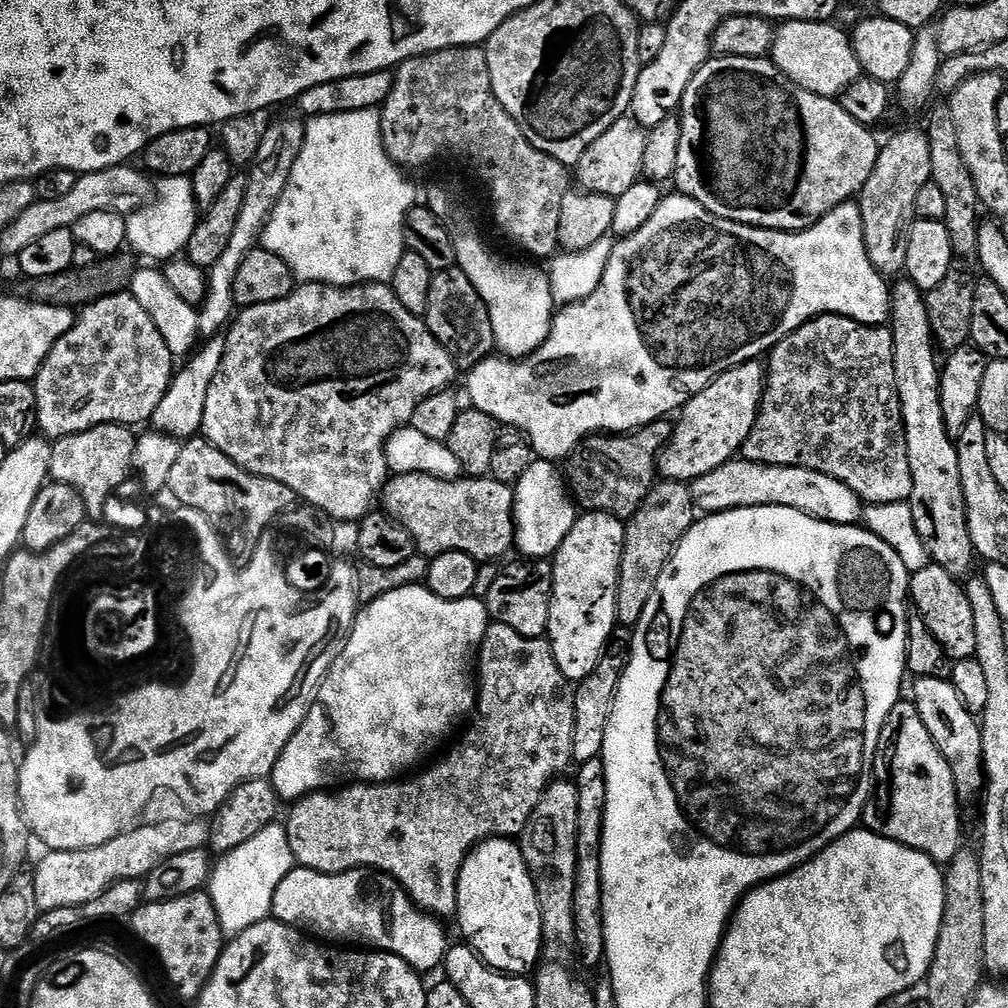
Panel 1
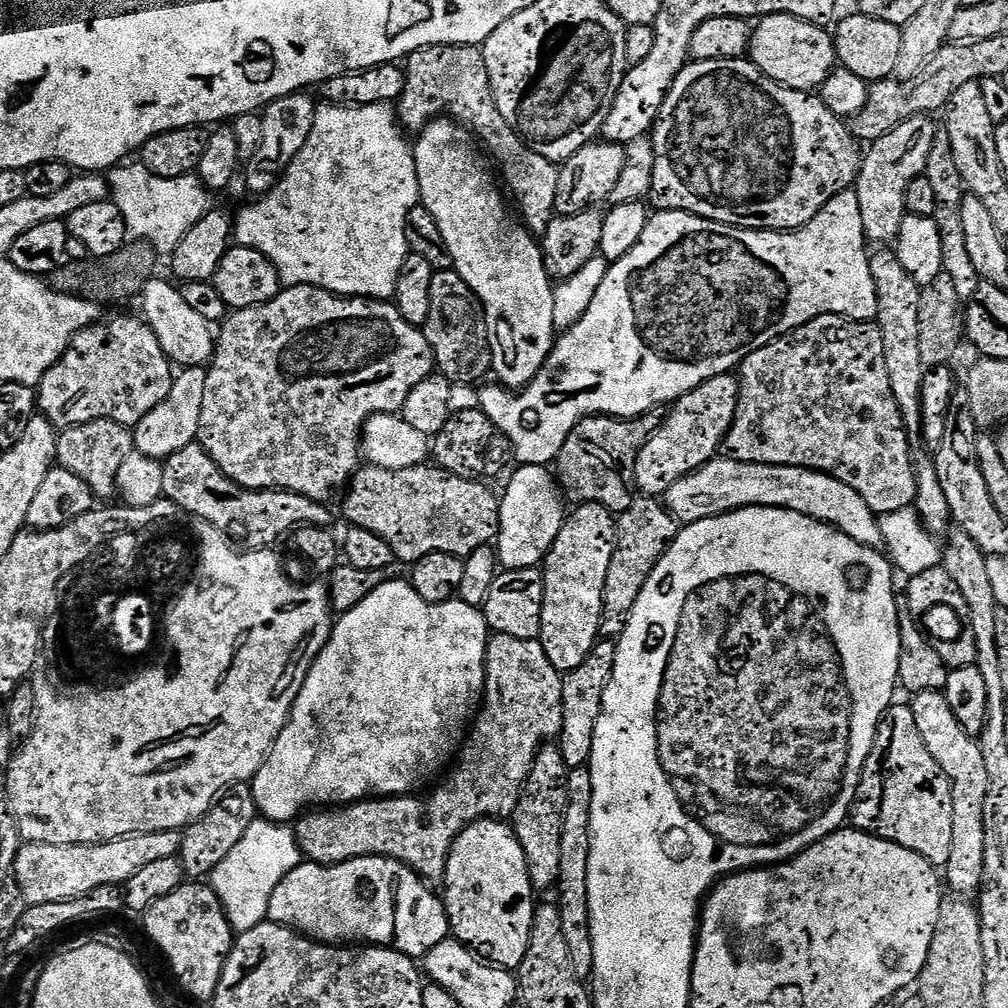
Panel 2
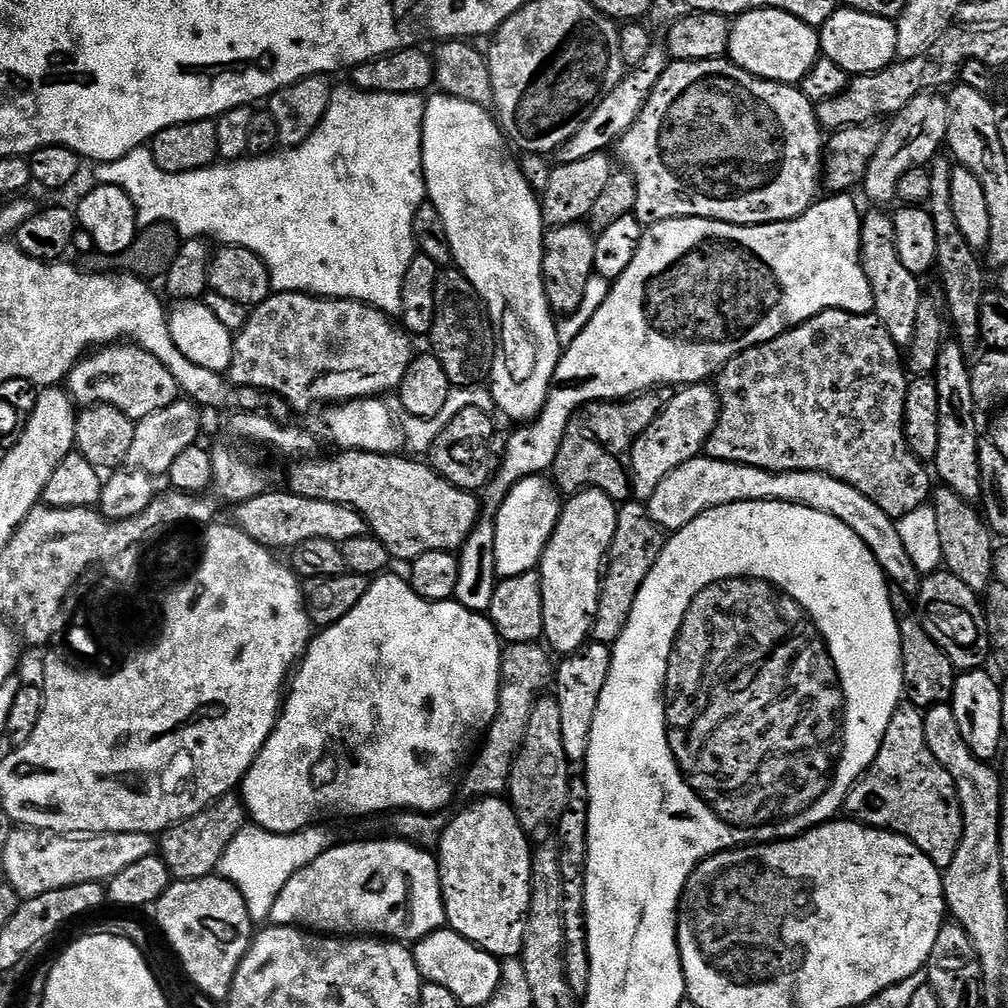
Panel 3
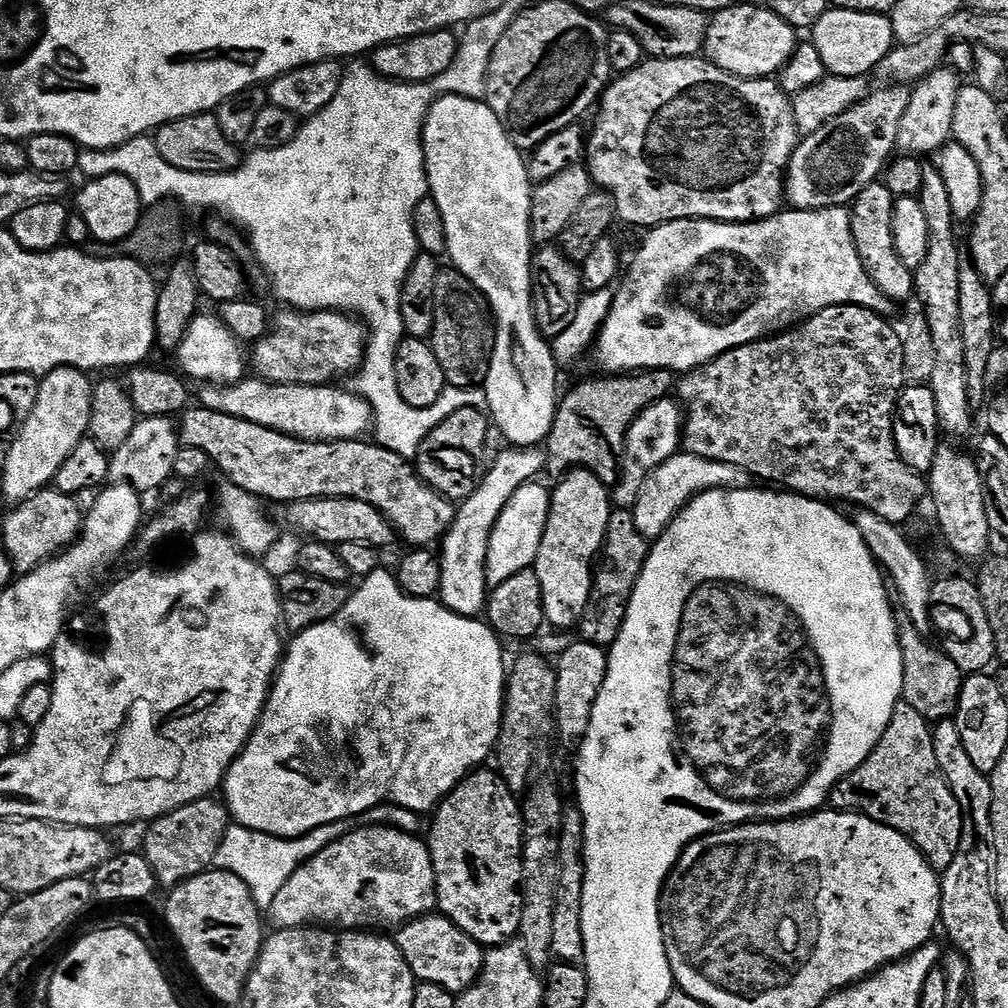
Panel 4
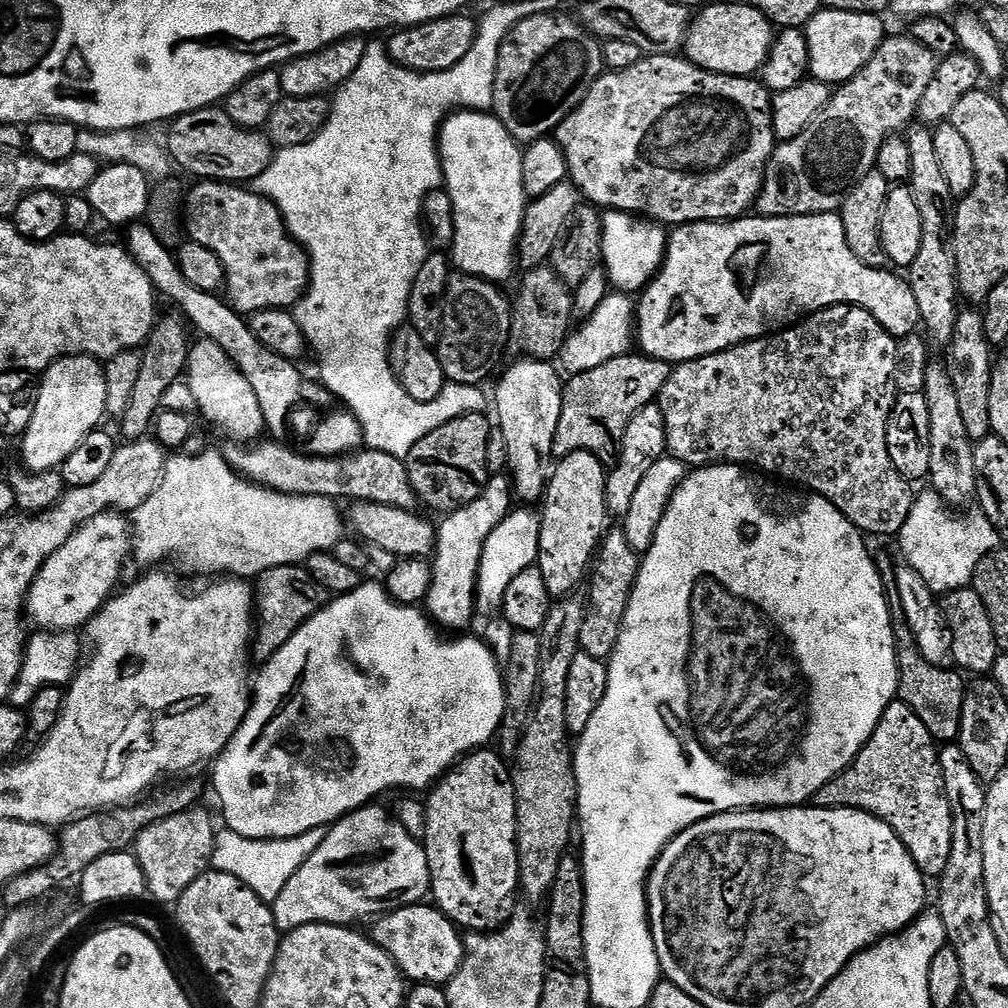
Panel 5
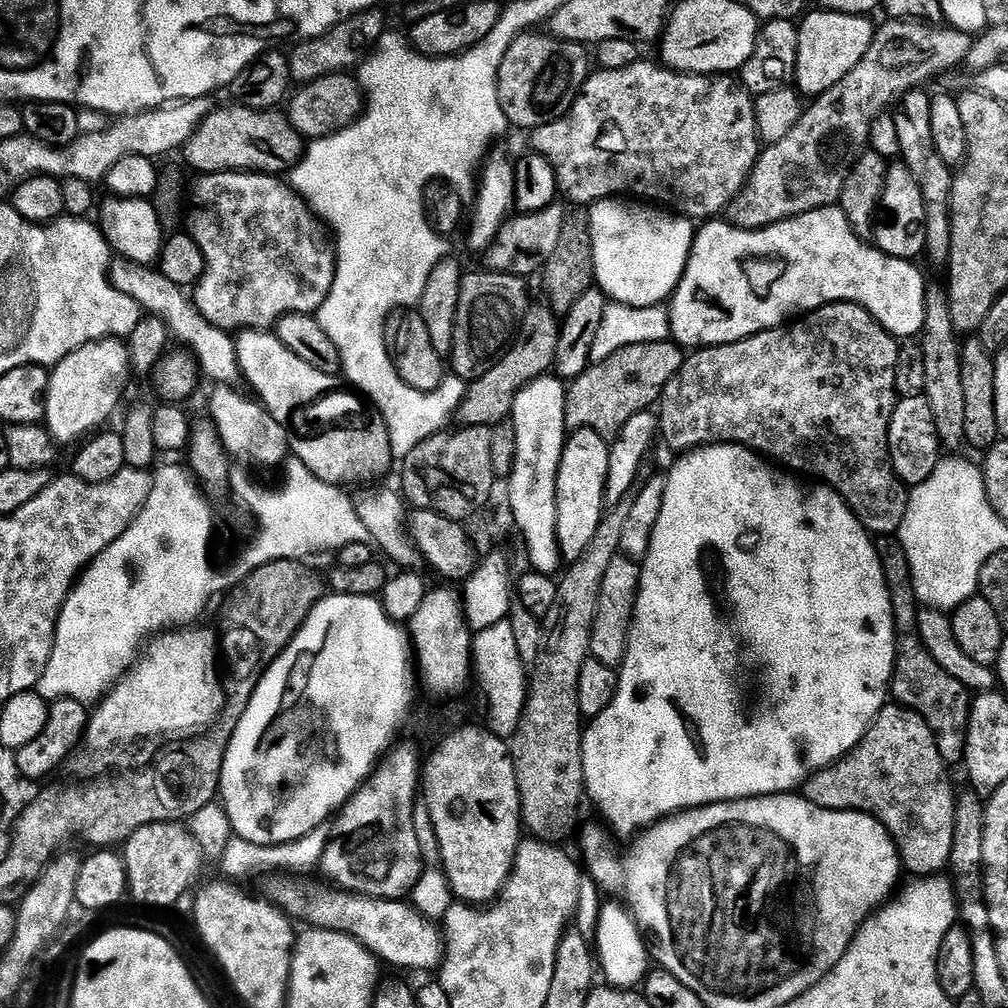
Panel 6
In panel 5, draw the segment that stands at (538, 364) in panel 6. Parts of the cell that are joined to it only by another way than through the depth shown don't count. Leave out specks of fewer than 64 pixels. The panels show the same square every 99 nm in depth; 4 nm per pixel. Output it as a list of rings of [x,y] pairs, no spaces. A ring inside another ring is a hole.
[[[551,266],[543,268],[529,268],[523,273],[524,285],[520,288],[516,300],[514,296],[514,311],[512,313],[513,333],[520,336],[521,353],[527,354],[531,359],[552,362],[559,357],[560,351],[574,328],[574,317],[572,314],[573,289],[562,282],[560,275]]]

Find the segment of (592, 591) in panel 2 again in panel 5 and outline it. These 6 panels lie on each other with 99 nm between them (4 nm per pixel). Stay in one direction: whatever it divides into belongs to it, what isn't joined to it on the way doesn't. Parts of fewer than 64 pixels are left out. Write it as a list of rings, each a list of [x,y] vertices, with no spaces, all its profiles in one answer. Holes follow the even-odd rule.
[[[575,452],[569,456],[559,457],[558,463],[551,469],[548,486],[542,497],[540,512],[540,555],[538,567],[542,570],[542,578],[546,578],[546,586],[553,598],[564,598],[577,591],[580,583],[585,583],[590,572],[590,565],[597,555],[600,541],[606,535],[604,523],[610,520],[606,506],[606,482],[608,472],[606,465],[590,452]]]

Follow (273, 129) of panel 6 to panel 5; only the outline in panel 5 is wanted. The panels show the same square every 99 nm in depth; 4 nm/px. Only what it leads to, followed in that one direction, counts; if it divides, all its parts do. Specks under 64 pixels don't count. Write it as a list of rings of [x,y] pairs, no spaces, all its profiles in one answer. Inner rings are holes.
[[[223,107],[200,108],[197,112],[187,112],[171,121],[166,151],[177,169],[185,168],[190,175],[200,180],[223,180],[225,182],[254,182],[270,166],[274,155],[274,145],[263,131],[240,128],[225,114]]]

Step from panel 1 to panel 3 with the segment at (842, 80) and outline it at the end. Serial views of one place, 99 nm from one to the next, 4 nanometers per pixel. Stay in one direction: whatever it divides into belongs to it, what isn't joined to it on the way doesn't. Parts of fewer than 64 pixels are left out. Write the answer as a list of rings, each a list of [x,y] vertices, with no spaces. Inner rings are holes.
[[[755,8],[740,13],[731,25],[727,59],[763,80],[799,85],[822,55],[819,31],[786,10]]]

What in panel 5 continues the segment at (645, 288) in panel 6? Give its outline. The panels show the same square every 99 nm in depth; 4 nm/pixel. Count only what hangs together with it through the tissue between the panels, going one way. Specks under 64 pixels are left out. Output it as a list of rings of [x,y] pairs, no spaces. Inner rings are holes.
[[[608,210],[603,213],[603,218],[602,264],[608,273],[611,287],[625,294],[639,293],[651,284],[664,264],[664,255],[668,252],[669,229],[631,212]]]

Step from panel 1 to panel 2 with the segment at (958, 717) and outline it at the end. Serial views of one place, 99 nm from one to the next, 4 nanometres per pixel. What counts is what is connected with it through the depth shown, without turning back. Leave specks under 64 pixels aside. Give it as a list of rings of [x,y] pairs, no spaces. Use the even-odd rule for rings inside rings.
[[[943,691],[917,692],[911,697],[910,706],[914,710],[914,720],[918,722],[918,731],[926,742],[926,750],[934,754],[934,762],[942,766],[946,778],[952,780],[952,797],[954,798],[954,843],[950,849],[950,862],[946,869],[946,884],[953,888],[960,898],[972,898],[979,893],[984,882],[984,859],[986,858],[986,830],[984,829],[984,813],[989,811],[987,796],[991,790],[990,774],[986,770],[986,760],[980,749],[981,741],[971,736],[954,718],[954,710],[950,710],[950,702],[946,702]]]

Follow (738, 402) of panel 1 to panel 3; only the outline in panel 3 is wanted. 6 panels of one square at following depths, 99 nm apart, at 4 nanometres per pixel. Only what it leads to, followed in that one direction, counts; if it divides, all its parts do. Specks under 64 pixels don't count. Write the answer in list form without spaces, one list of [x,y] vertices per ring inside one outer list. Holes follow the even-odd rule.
[[[701,382],[681,387],[673,391],[672,400],[646,426],[646,430],[634,442],[630,462],[628,463],[628,476],[632,480],[631,499],[636,502],[646,502],[658,490],[658,482],[666,478],[666,474],[674,474],[678,466],[686,466],[686,462],[701,455],[714,430],[720,413],[720,400],[716,396],[715,387],[711,383]]]

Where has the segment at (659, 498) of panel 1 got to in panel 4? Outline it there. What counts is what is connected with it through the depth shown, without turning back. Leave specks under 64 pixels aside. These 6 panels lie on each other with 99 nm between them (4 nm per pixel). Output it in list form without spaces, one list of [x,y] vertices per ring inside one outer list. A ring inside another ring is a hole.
[[[614,510],[610,514],[608,533],[604,536],[604,547],[598,560],[598,571],[592,577],[592,593],[578,625],[579,635],[586,642],[605,650],[611,649],[622,630],[628,603],[644,569],[649,547],[650,542],[638,534],[638,526],[634,526],[631,511]]]

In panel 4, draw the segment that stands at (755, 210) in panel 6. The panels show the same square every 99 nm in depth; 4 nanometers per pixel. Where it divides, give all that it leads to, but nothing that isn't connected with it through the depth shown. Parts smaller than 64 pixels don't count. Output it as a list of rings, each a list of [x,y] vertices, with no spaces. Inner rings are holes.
[[[888,86],[869,91],[853,108],[838,114],[822,130],[803,137],[796,145],[784,178],[787,203],[798,212],[817,212],[823,208],[851,205],[866,186],[877,183],[896,152],[898,126],[906,114],[909,89]]]

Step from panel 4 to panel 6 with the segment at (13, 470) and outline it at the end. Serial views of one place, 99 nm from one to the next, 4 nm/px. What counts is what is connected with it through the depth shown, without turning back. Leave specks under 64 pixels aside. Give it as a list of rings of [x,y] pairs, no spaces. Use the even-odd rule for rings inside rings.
[[[120,338],[94,340],[62,358],[51,369],[48,377],[48,401],[44,407],[43,419],[47,432],[55,443],[60,446],[75,445],[93,430],[104,426],[99,424],[106,423],[111,418],[112,411],[119,406],[129,374],[128,351],[125,341]]]

